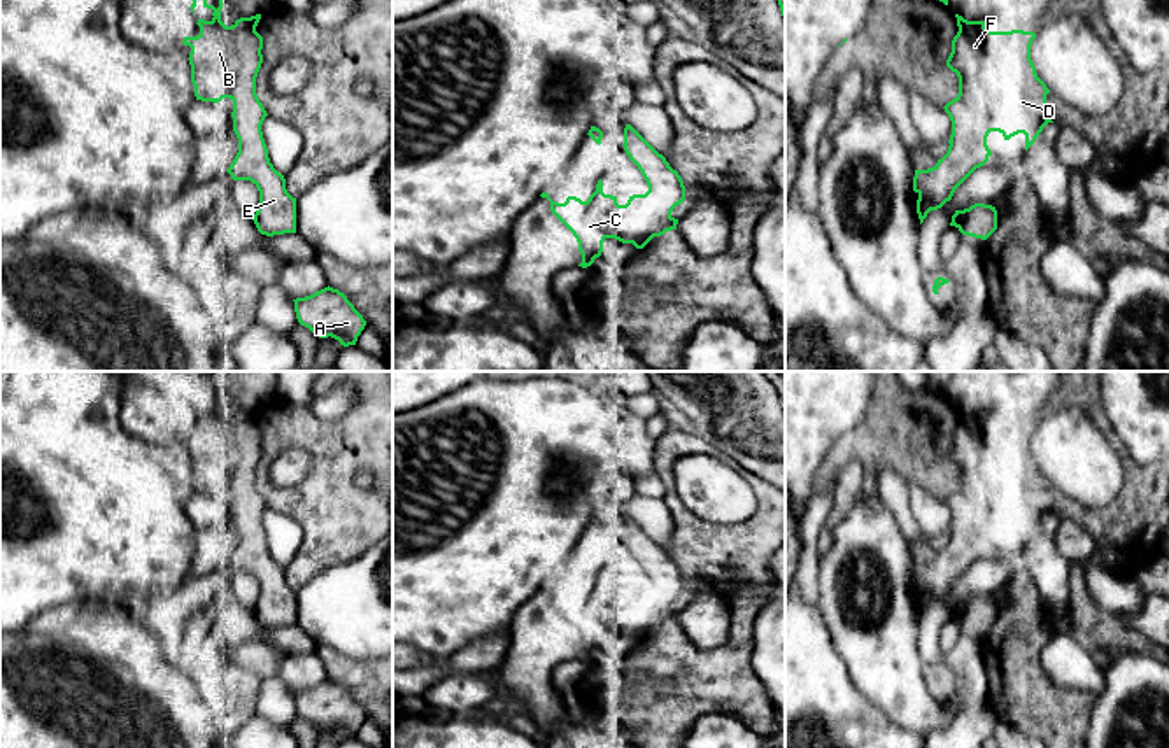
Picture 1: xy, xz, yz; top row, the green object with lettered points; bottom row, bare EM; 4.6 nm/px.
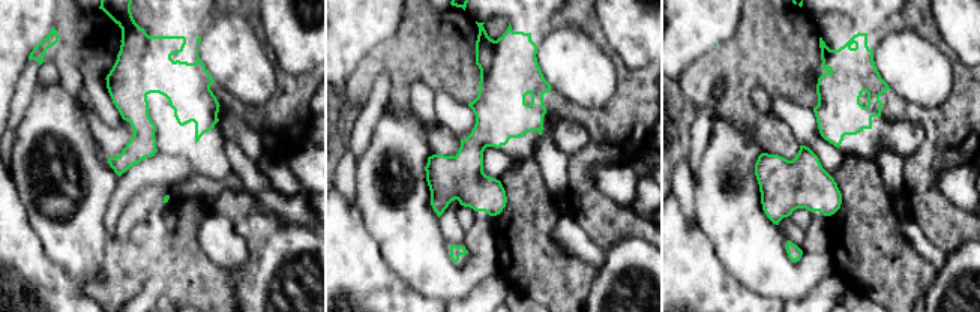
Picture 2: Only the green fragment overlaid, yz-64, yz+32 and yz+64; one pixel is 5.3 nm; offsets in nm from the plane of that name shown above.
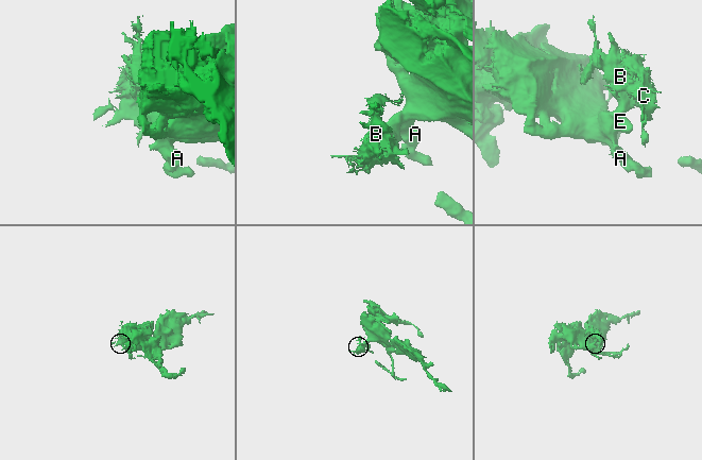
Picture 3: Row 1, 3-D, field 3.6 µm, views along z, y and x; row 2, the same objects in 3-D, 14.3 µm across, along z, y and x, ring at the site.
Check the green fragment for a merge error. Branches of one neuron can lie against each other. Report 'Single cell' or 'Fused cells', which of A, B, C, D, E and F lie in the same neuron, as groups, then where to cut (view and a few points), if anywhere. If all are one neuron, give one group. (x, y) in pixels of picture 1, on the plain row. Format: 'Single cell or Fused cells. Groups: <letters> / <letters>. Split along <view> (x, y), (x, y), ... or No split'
Single cell. Groups: A B C D E F. No split

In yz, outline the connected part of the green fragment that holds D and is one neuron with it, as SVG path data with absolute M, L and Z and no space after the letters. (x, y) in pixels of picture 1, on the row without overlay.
M959 406L955 410L959 424L946 459L959 469L959 487L943 499L952 513L946 547L932 561L915 562L913 583L918 587L920 617L988 554L990 524L999 524L1004 533L1024 526L1027 543L1043 520L1053 515L1046 508L1050 482L1031 452L1036 426L990 424L985 413L967 413Z

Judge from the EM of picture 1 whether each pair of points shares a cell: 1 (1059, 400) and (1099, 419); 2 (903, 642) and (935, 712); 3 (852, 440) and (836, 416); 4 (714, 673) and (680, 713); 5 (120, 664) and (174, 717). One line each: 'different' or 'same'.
1: same
2: same
3: different
4: same
5: same

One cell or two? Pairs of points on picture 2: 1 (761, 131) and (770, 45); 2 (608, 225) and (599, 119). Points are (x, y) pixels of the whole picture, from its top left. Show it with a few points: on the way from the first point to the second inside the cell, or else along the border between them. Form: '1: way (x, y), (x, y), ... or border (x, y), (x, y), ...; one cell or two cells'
1: way (743, 110), (743, 72), (749, 66); one cell
2: way (584, 198), (584, 162), (599, 146); one cell

